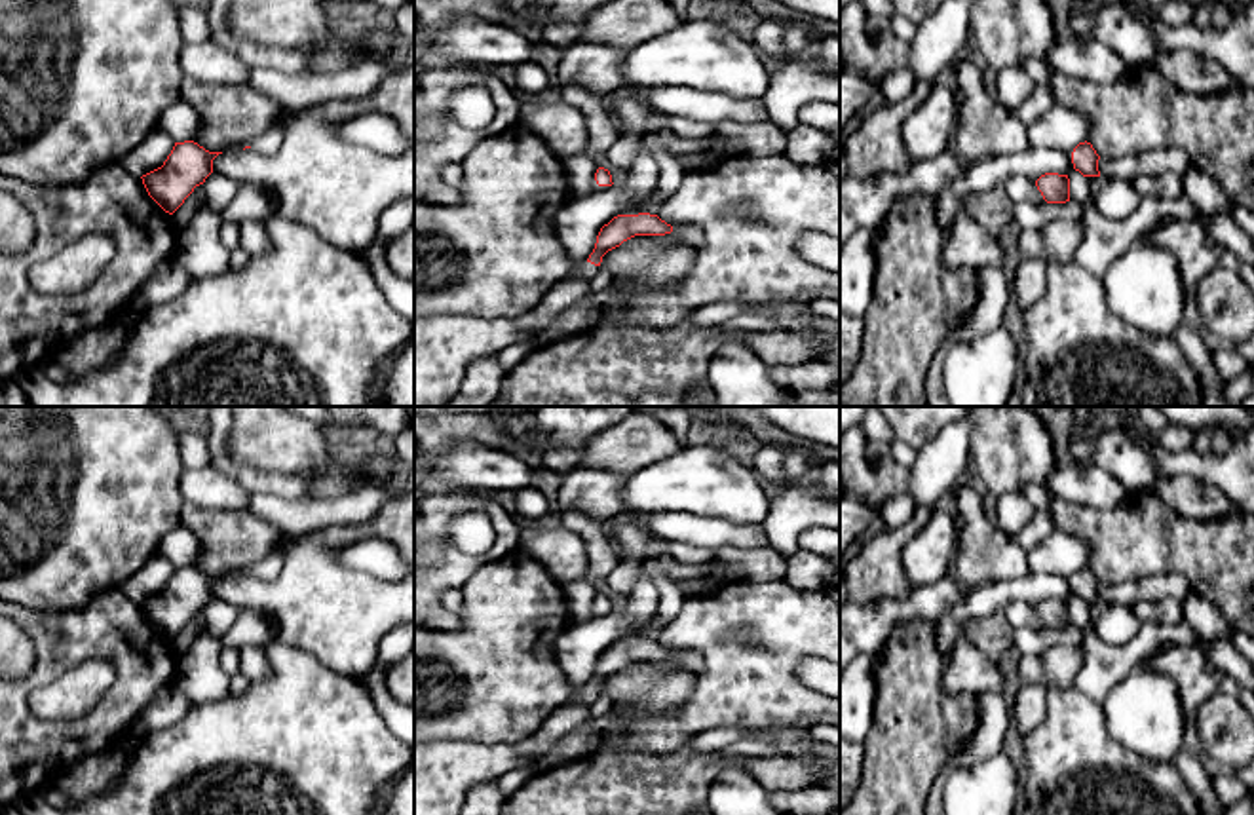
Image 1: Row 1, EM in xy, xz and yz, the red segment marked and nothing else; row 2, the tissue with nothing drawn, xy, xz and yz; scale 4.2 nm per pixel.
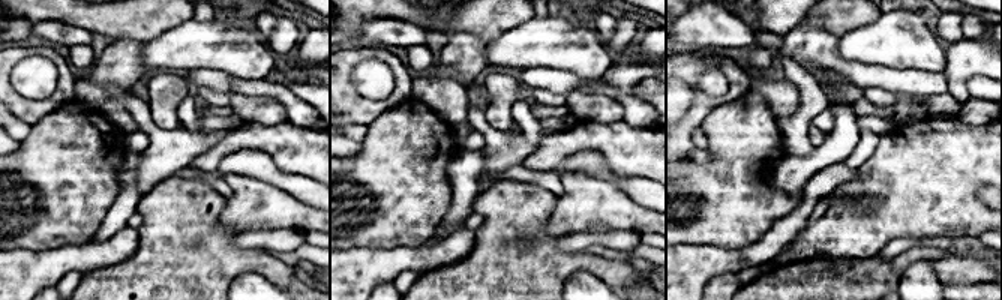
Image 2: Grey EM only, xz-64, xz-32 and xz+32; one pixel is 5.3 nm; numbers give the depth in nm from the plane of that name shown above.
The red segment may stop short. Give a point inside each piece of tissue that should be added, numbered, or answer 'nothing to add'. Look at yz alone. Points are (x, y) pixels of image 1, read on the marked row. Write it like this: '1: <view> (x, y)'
nothing to add

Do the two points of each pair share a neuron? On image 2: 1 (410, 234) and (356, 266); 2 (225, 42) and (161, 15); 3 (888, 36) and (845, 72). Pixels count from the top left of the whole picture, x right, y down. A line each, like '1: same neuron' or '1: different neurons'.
1: different neurons
2: different neurons
3: different neurons

